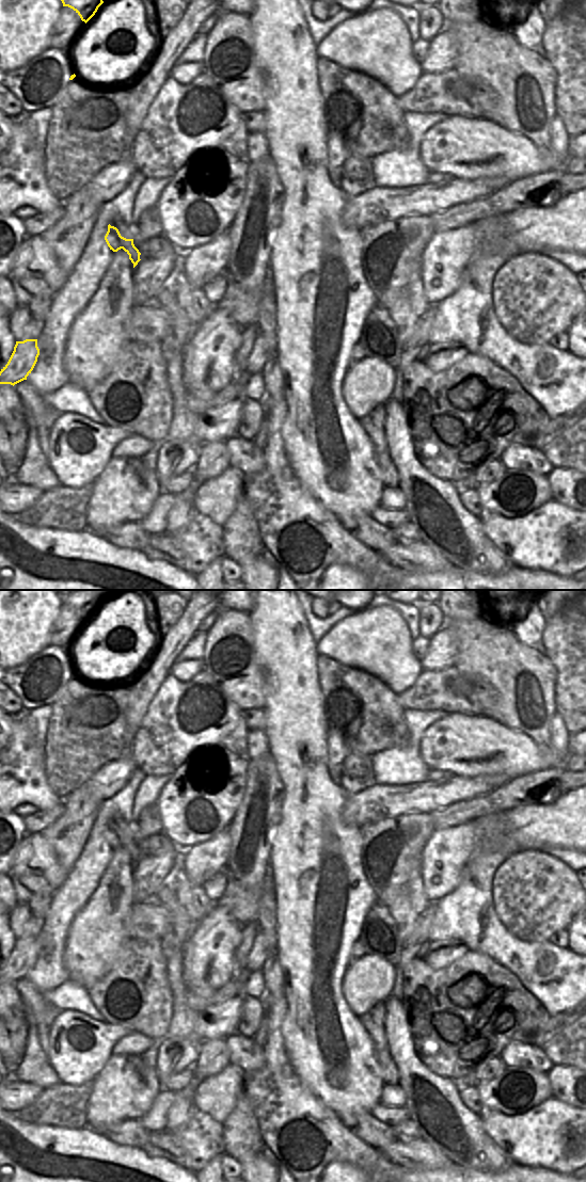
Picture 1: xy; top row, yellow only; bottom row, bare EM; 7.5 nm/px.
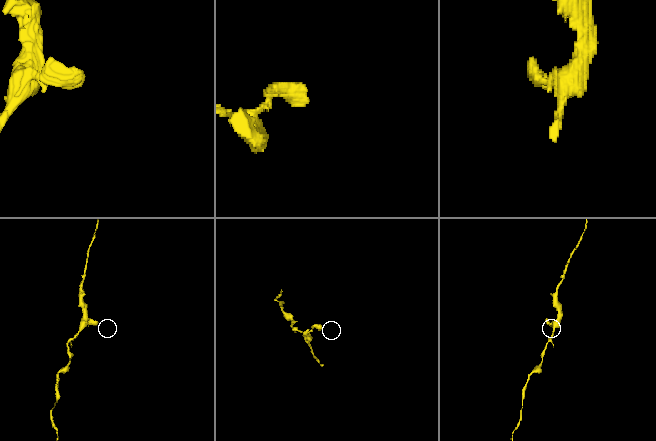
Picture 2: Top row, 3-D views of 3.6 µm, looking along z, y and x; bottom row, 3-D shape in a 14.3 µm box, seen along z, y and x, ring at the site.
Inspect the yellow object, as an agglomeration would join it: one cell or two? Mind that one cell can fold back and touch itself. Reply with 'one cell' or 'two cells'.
one cell

